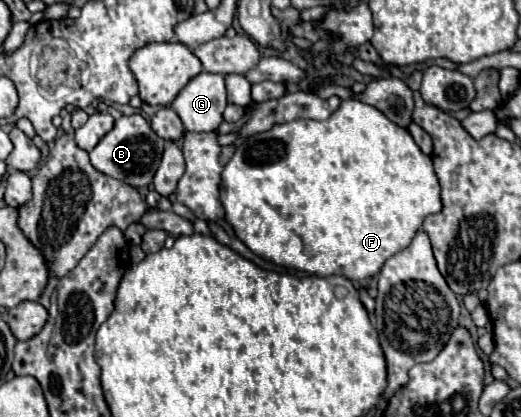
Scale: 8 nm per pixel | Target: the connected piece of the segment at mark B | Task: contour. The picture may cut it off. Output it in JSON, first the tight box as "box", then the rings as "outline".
{"box":[90,114,164,188],"outline":[[[130,114],[114,122],[114,128],[90,152],[90,162],[96,170],[100,170],[106,176],[122,180],[134,188],[142,188],[152,182],[162,152],[164,152],[164,140],[150,128],[148,120],[142,114]]]}

